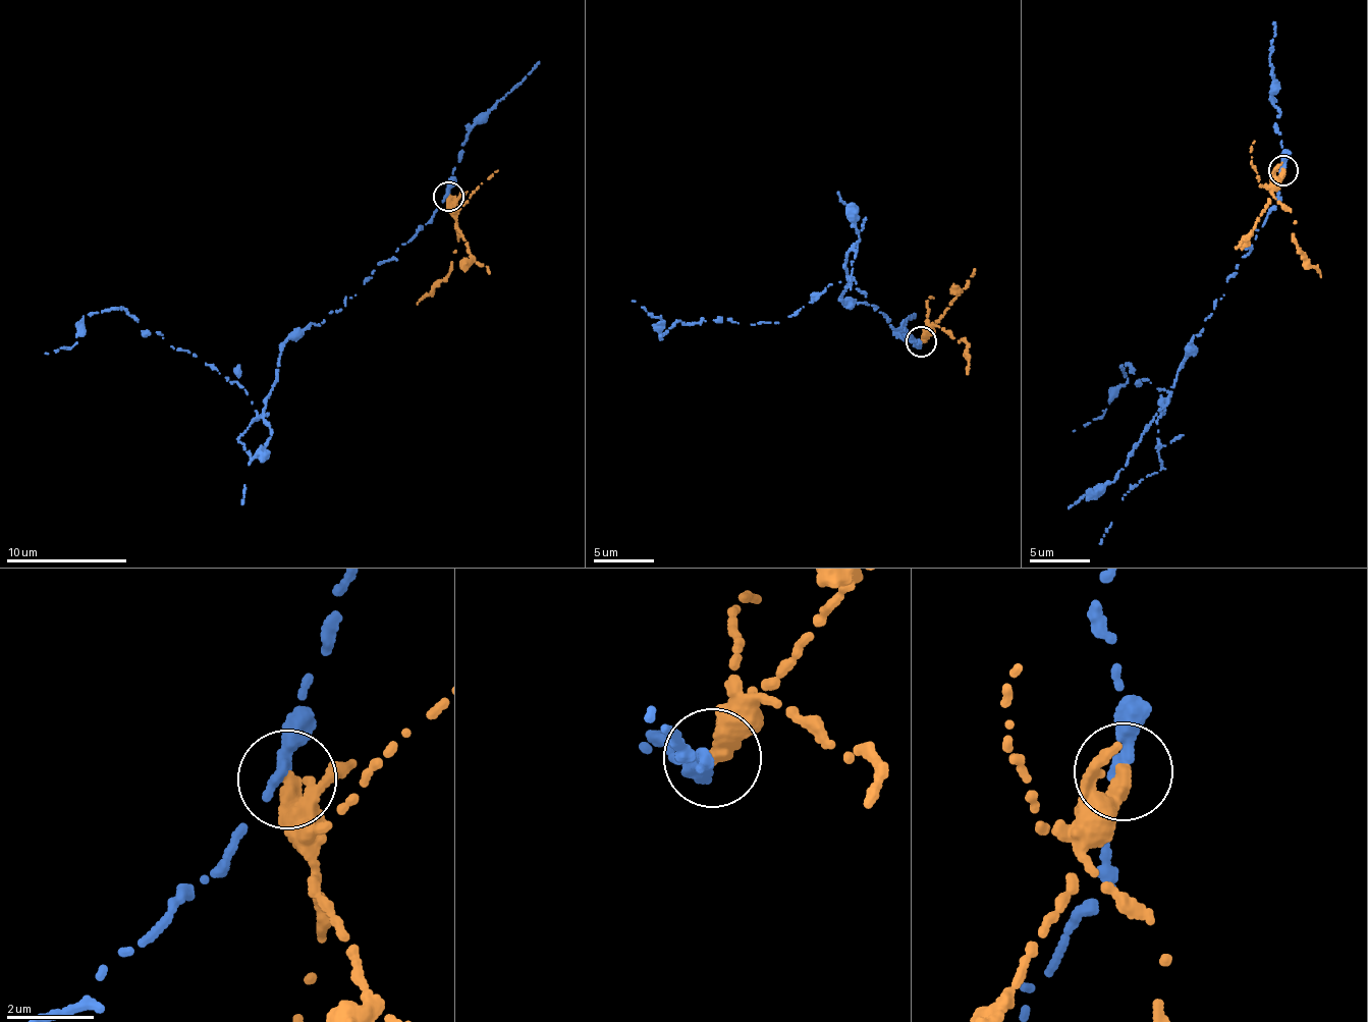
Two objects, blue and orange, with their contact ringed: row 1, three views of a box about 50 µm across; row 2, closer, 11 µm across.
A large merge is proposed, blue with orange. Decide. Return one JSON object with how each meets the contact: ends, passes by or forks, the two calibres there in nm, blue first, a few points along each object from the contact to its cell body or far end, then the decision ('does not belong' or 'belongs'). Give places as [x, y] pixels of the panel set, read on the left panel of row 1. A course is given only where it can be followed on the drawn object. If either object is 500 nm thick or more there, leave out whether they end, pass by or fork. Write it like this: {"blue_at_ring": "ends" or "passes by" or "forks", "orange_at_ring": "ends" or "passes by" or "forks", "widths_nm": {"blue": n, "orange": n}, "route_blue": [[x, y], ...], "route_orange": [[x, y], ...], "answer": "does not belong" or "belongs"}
{"blue_at_ring": "passes by", "orange_at_ring": "ends", "widths_nm": {"blue": 240, "orange": 400}, "route_blue": [[448, 194], [342, 310], [284, 341], [258, 412], [243, 387], [119, 307], [83, 317], [77, 342], [45, 352]], "route_orange": [[448, 197], [457, 222], [453, 267], [418, 305]], "answer": "does not belong"}

